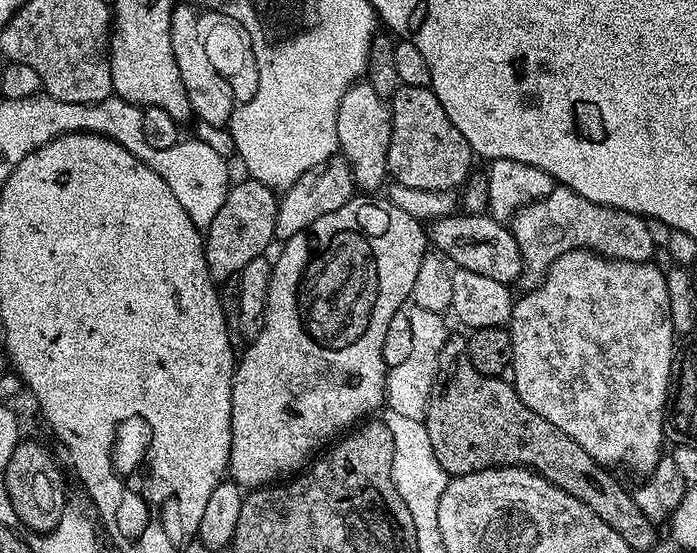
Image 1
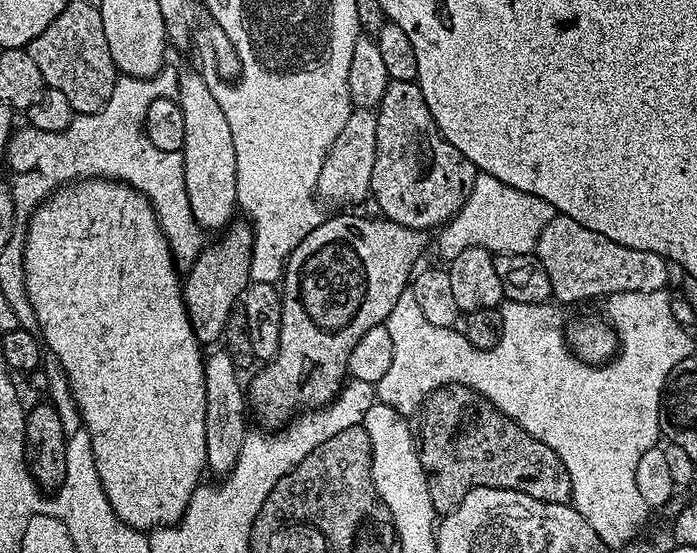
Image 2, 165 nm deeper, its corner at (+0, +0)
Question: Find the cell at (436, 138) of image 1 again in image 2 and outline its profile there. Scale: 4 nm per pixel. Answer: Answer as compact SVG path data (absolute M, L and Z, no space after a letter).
M389 80L376 112L376 157L370 189L371 199L376 199L377 206L384 211L381 213L395 224L417 230L447 225L466 198L470 198L477 175L478 169L440 133L419 83L416 80Z

